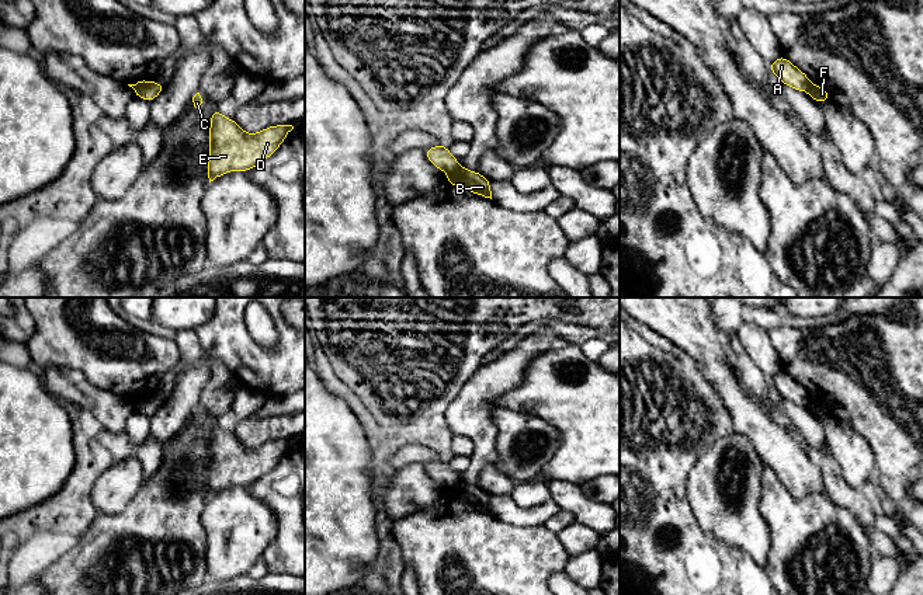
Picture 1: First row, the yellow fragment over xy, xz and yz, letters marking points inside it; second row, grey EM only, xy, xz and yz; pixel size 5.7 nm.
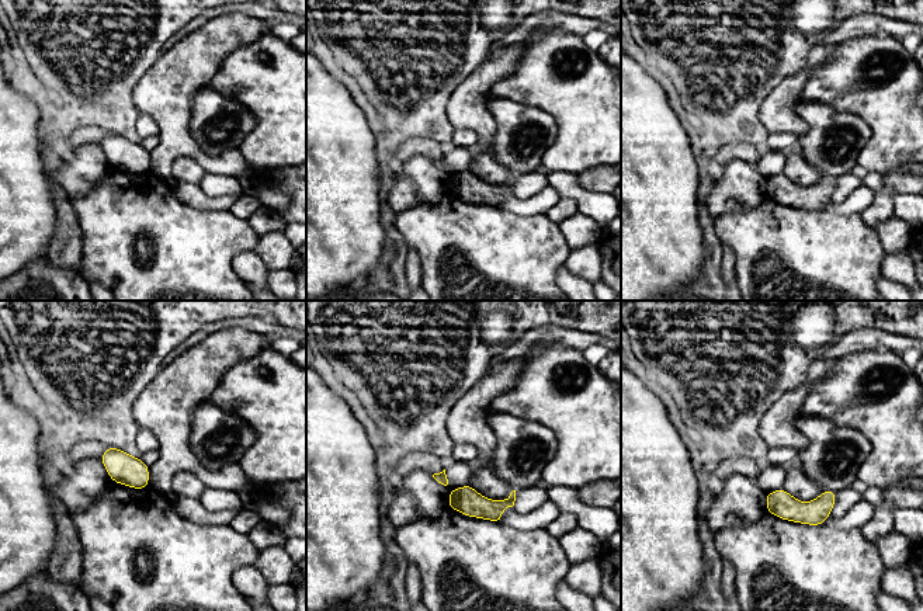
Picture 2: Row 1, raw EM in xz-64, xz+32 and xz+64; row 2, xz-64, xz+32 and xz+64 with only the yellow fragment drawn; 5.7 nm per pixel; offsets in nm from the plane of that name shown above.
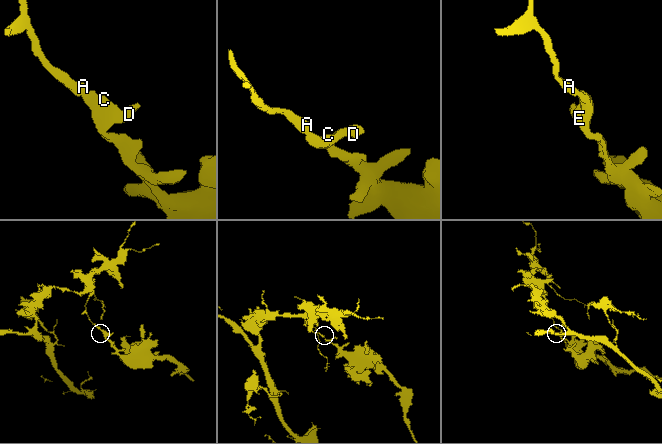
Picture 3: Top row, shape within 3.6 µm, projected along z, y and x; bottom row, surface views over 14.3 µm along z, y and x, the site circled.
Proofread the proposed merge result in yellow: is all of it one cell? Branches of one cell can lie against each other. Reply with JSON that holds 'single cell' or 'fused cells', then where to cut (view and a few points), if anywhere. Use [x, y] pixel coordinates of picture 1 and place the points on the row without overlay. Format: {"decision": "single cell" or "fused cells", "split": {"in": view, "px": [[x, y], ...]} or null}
{"decision": "fused cells", "split": {"in": "xz", "px": [[460, 482], [448, 489]]}}

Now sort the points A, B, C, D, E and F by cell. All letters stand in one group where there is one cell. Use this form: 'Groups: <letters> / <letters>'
Groups: A / B C D E F

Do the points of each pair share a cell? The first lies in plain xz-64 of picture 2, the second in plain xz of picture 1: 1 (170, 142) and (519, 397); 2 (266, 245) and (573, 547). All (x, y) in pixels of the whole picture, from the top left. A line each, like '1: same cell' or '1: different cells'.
1: different cells
2: different cells

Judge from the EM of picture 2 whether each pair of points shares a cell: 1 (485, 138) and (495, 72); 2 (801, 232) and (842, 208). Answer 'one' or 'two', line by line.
1: one
2: two

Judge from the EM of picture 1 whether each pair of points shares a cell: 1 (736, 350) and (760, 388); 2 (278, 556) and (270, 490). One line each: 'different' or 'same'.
1: same
2: same

